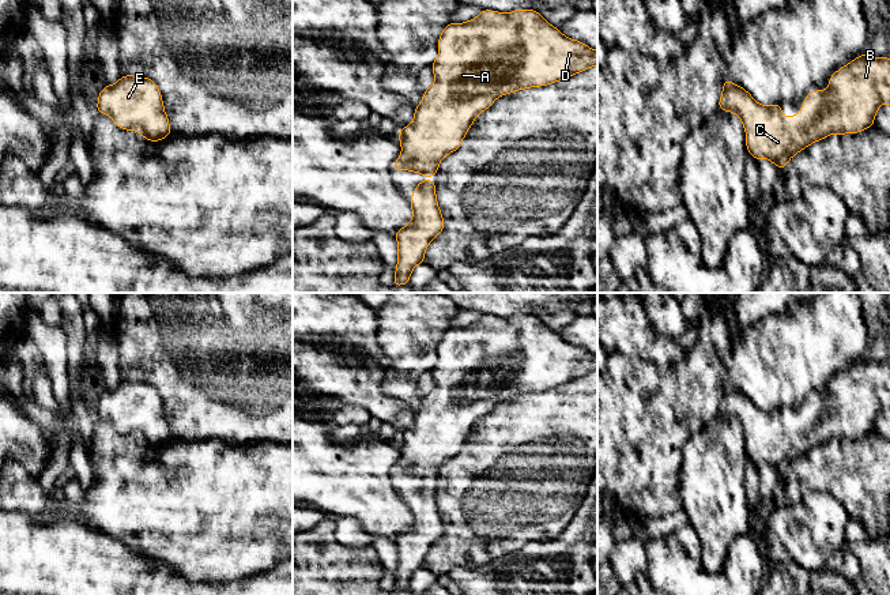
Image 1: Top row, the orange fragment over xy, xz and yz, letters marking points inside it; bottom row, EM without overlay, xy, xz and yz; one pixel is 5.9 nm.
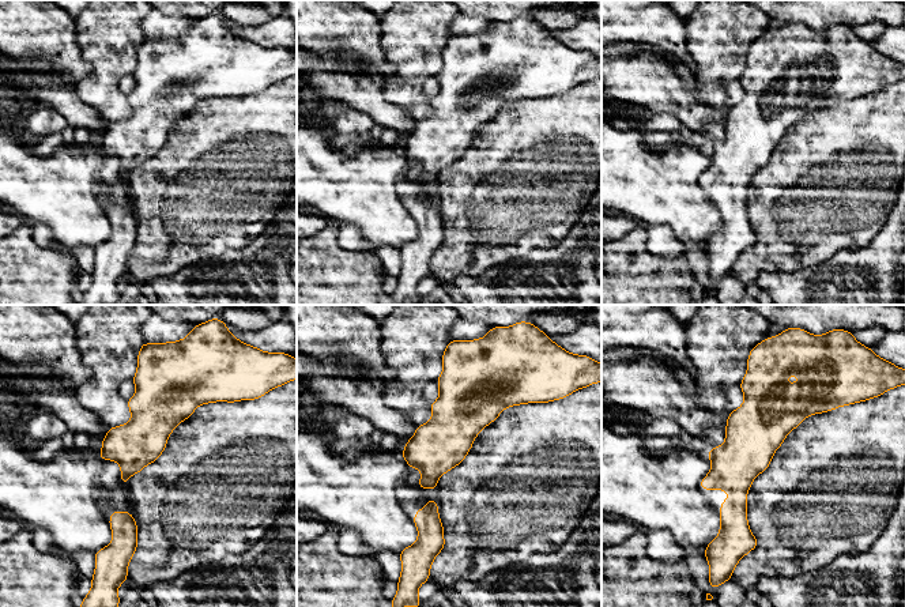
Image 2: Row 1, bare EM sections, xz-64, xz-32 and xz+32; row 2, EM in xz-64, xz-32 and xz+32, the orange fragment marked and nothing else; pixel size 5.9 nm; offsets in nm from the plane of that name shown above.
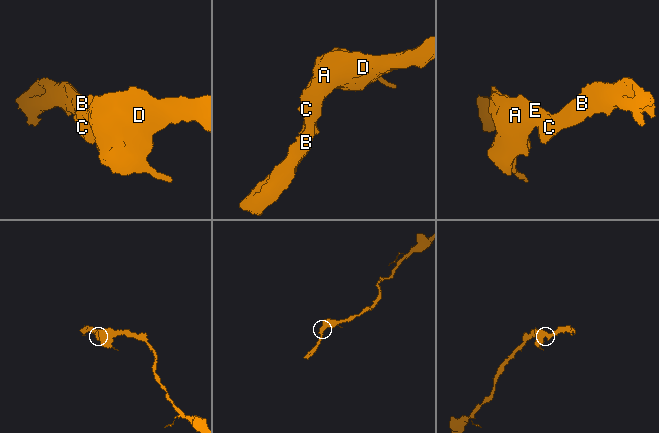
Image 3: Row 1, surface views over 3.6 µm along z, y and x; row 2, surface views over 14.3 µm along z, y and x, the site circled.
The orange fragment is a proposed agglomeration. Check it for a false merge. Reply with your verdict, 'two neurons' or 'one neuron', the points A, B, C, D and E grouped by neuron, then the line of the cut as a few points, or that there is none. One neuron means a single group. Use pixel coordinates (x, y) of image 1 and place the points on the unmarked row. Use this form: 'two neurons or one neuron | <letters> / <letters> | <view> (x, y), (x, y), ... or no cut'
one neuron | A B C D E | no cut

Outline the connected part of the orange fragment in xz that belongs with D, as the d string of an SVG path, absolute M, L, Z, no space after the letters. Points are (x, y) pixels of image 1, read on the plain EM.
M520 313L508 319L483 315L468 327L445 331L437 351L438 361L430 370L435 387L423 396L412 428L399 437L401 459L393 467L395 475L437 481L440 467L459 455L476 421L498 402L548 391L597 372L597 355L563 340L536 315Z

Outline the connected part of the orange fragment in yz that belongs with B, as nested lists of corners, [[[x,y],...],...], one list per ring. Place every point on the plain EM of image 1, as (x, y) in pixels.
[[[864,358],[837,374],[829,384],[829,395],[808,398],[799,418],[787,423],[780,408],[765,411],[736,388],[724,385],[719,414],[735,418],[746,436],[746,452],[758,467],[766,463],[781,477],[792,462],[831,438],[859,438],[874,430],[880,410],[890,410],[890,364]]]

